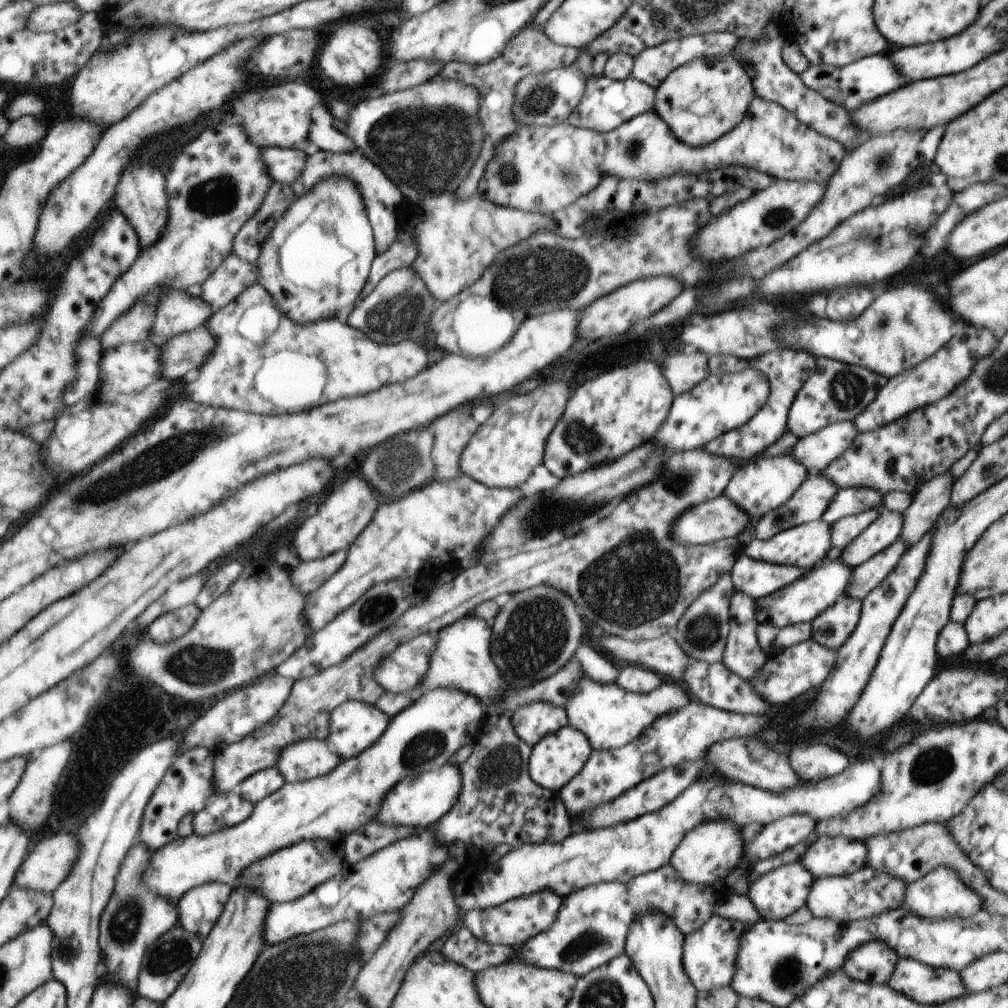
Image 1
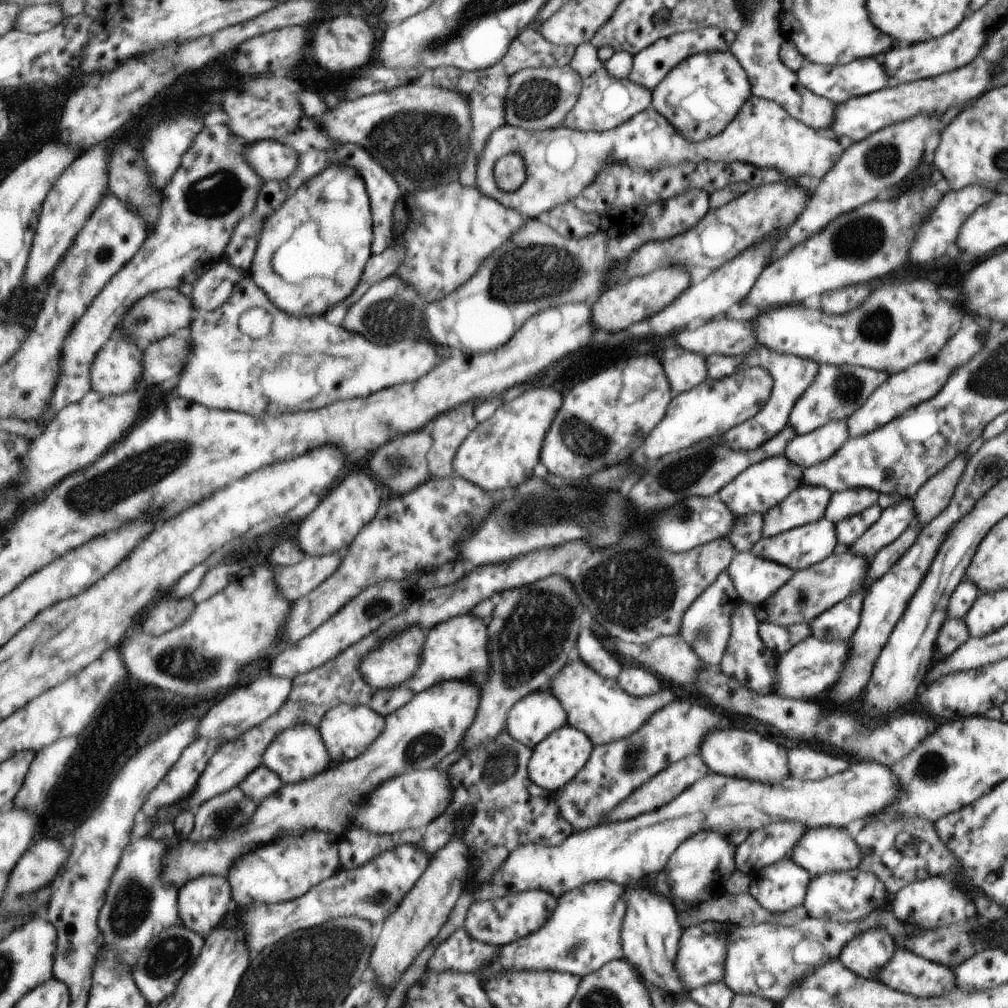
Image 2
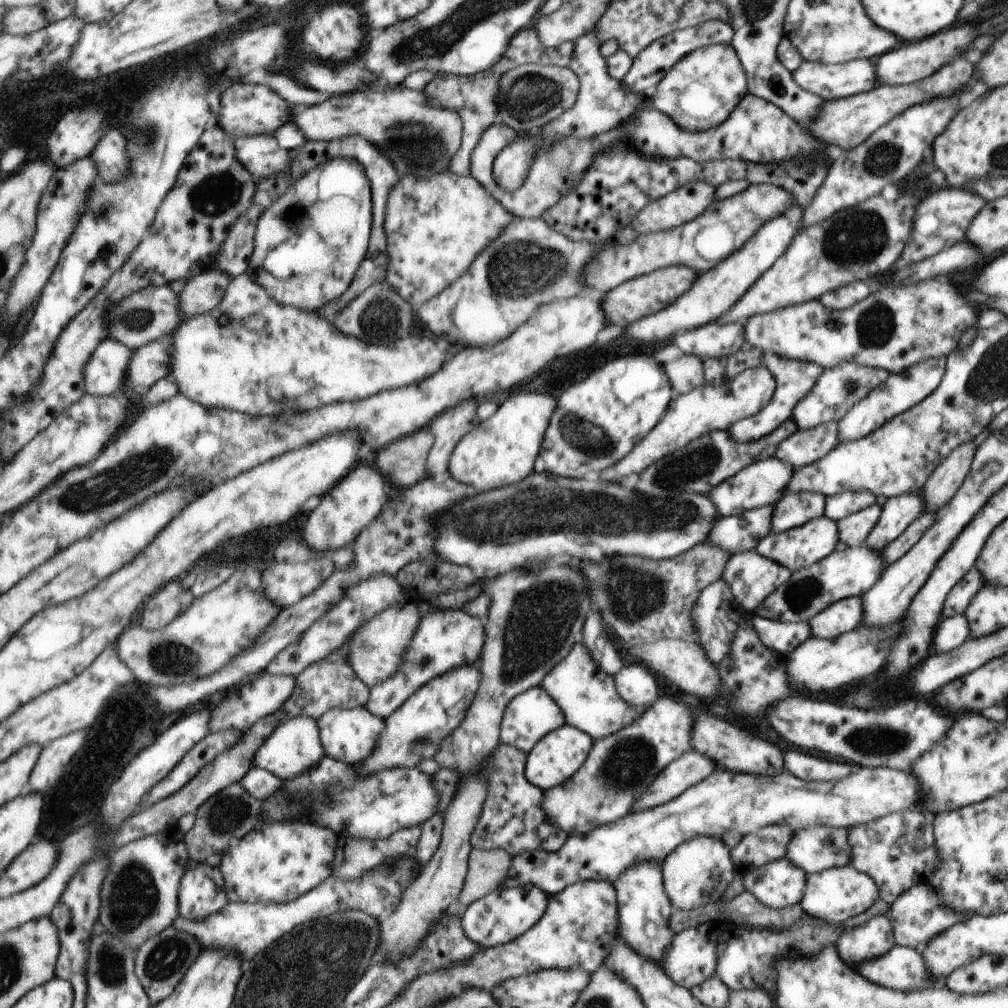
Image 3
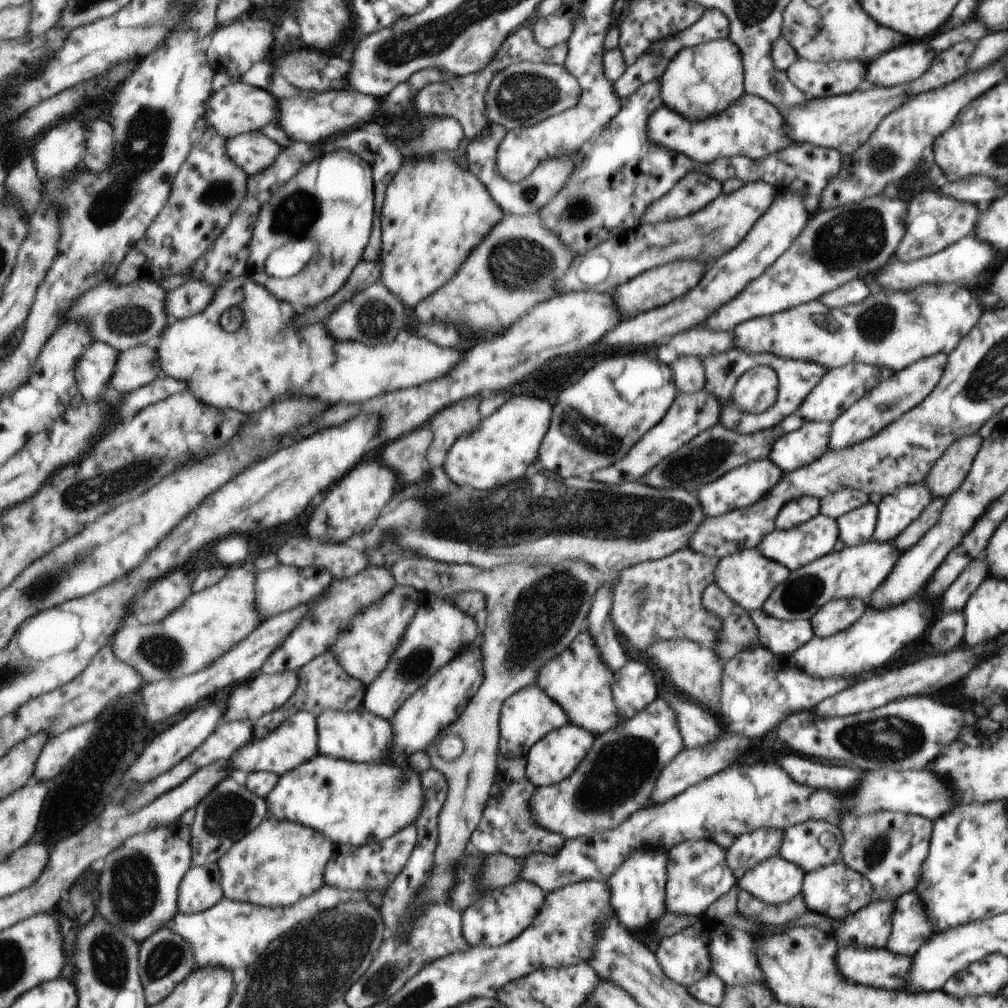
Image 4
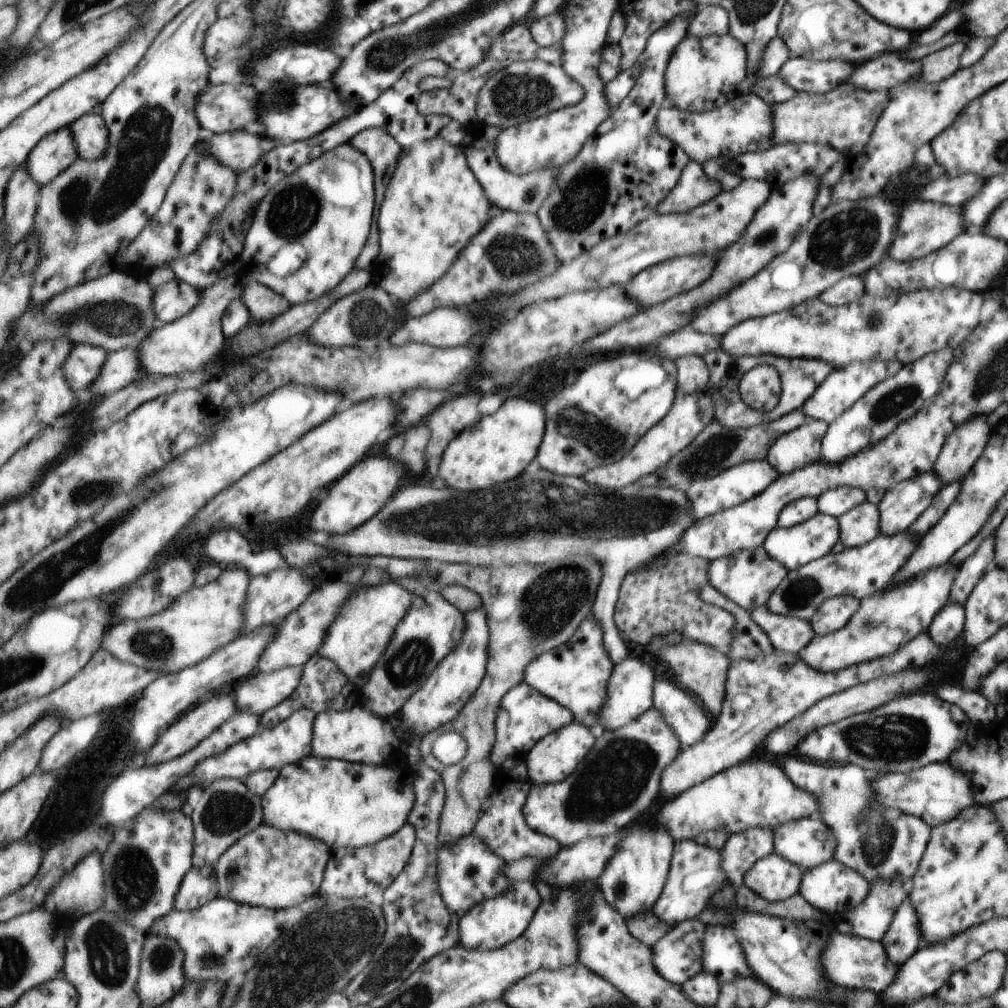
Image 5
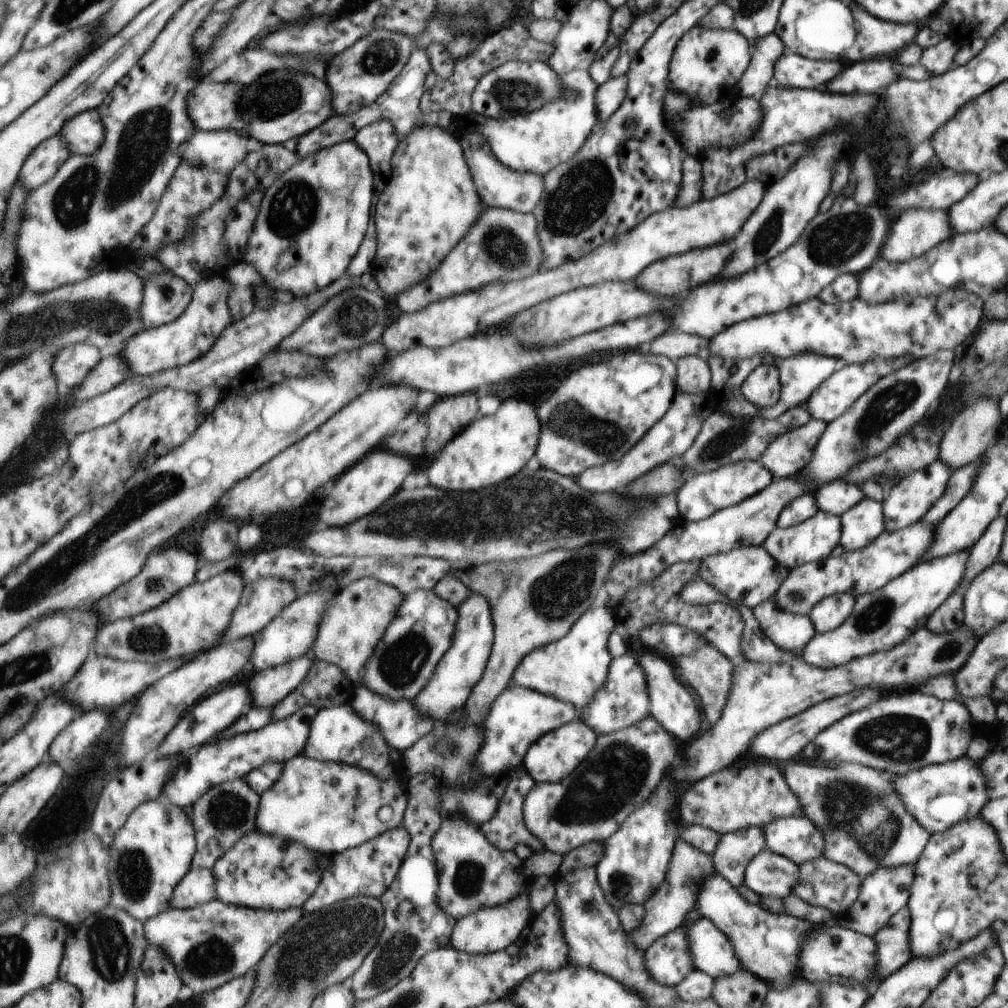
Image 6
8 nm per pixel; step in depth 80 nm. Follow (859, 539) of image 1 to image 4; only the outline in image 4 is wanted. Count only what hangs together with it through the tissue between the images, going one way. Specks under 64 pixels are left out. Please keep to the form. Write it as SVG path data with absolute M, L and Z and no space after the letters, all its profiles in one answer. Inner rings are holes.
M925 482L902 486L893 494L883 495L876 504L878 520L870 540L876 543L891 543L921 514L932 499L932 494Z

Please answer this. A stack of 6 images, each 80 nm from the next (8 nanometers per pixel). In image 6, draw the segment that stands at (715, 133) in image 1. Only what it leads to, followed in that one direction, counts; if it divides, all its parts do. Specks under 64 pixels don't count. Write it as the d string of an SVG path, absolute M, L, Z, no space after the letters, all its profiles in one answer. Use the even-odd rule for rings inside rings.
M695 24L679 38L670 57L669 89L695 98L695 105L710 105L719 98L725 86L733 88L749 64L749 44L743 34L728 29L703 28Z

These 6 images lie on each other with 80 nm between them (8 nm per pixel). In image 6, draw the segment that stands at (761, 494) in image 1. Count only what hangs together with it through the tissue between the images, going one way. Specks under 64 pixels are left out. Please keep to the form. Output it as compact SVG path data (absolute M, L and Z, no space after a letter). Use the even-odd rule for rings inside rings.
M749 459L727 464L711 472L693 475L683 482L682 486L675 492L678 502L678 514L681 514L685 521L698 521L710 517L719 509L737 505L738 502L753 497L765 489L772 480L773 475L762 463Z

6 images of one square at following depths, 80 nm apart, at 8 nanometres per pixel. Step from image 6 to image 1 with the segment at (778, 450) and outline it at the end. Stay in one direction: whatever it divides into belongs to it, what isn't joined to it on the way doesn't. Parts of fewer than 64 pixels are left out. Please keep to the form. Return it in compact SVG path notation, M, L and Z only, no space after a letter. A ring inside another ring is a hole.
M853 422L831 423L798 439L791 456L806 467L808 475L819 474L846 452L858 433Z

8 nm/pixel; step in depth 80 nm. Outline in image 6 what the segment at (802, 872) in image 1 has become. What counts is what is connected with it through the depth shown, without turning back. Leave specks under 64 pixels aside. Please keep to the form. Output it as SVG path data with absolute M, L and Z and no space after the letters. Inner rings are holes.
M764 848L751 858L743 874L743 885L758 897L783 899L789 896L797 878L797 866L790 859Z

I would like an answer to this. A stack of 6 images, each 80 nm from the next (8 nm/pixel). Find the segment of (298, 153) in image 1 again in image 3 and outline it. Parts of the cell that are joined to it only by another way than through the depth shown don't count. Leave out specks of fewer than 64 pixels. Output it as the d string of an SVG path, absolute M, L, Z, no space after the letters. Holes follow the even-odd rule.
M257 135L236 139L236 155L256 180L285 173L292 166L290 150L284 149L274 135Z

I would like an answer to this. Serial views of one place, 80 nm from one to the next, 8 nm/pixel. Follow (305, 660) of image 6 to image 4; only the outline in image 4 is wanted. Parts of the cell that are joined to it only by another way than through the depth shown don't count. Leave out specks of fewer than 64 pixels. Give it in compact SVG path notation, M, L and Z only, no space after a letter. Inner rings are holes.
M297 671L277 674L261 673L249 681L236 685L227 702L223 722L257 721L280 709L297 692L300 678Z

